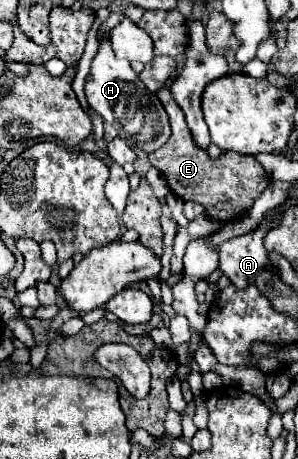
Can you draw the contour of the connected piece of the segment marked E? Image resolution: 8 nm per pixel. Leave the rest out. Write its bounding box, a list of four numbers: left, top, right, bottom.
[149,88,269,222]

